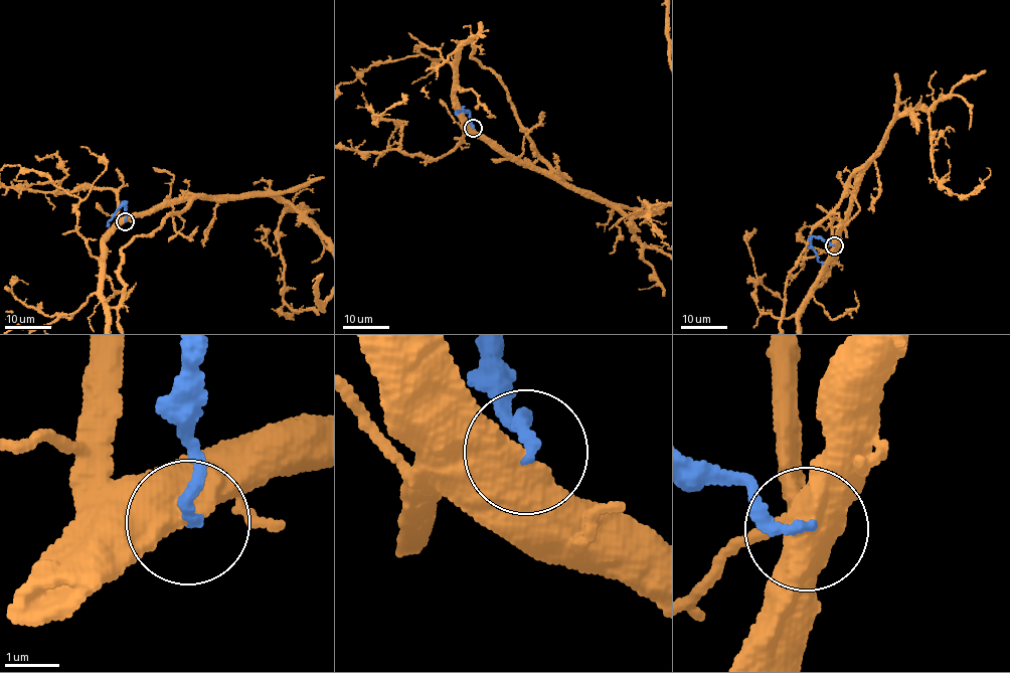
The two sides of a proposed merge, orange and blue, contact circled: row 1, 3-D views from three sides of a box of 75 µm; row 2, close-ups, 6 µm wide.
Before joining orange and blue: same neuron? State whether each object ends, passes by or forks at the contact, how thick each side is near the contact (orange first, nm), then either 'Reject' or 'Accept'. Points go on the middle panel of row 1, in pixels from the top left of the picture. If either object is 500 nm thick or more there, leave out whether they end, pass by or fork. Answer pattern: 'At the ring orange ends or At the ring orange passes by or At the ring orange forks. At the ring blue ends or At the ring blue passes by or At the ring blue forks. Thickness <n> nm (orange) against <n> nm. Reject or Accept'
Thickness 700 nm (orange) against 200 nm. Reject

